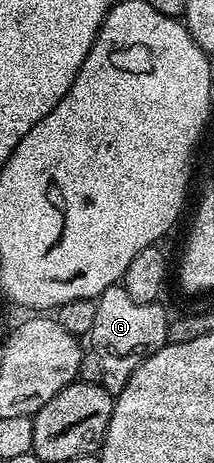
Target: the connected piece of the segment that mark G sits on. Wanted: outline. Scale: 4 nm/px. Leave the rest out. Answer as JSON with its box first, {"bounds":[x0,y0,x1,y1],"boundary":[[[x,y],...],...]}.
{"bounds":[88,283,170,397],"boundary":[[[121,283],[108,286],[108,290],[101,292],[96,299],[96,326],[92,326],[88,340],[94,343],[92,352],[100,358],[103,371],[101,385],[116,397],[136,369],[168,343],[170,320],[161,303],[136,302]]]}

